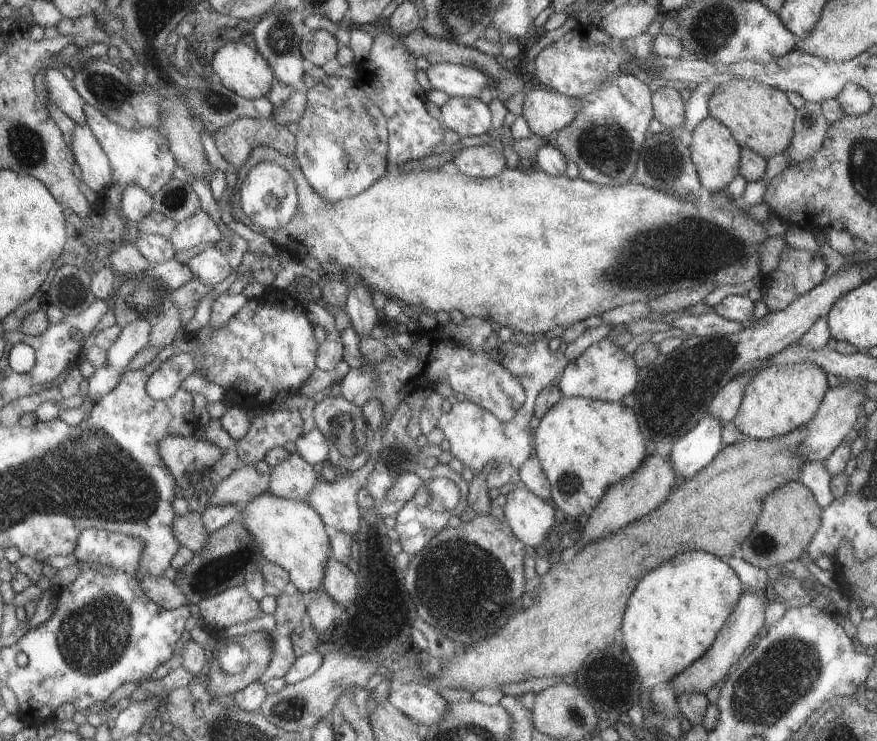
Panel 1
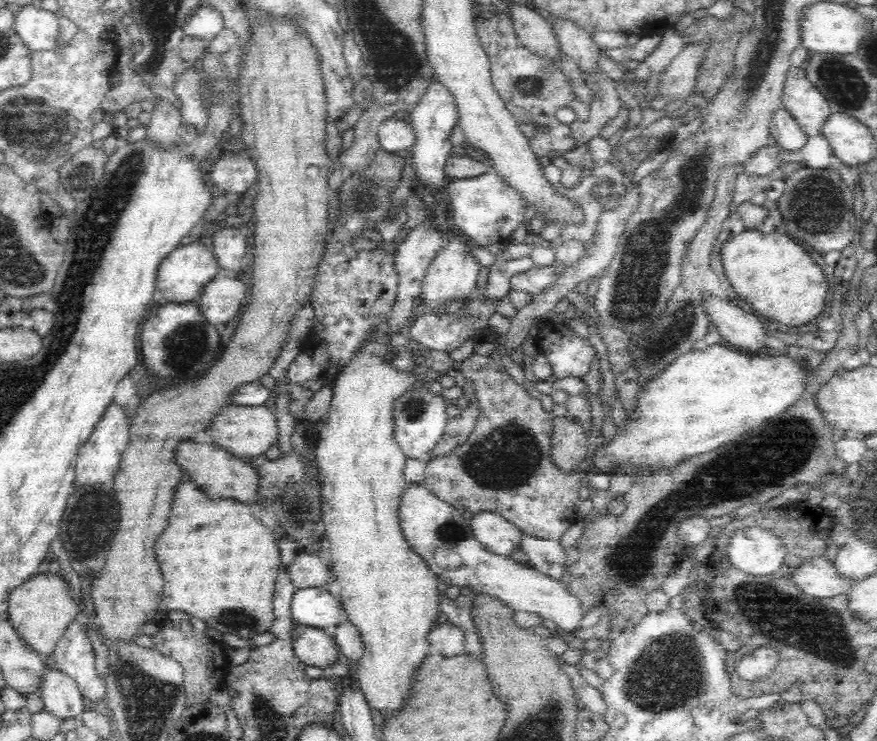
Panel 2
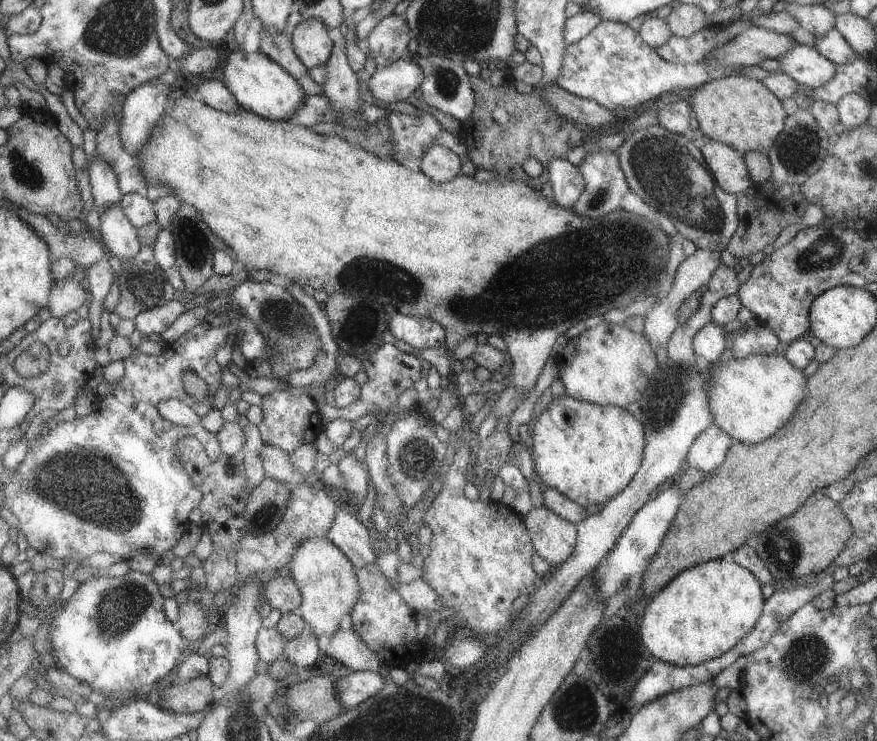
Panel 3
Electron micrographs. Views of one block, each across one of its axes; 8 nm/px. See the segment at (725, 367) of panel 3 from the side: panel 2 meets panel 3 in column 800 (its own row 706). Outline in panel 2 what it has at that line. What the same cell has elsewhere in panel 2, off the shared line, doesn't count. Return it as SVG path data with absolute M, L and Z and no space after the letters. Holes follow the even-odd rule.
M376 330L372 342L360 349L334 379L332 406L313 428L323 502L326 559L340 583L344 612L363 640L363 655L357 663L358 686L369 706L380 710L383 716L394 714L404 706L412 676L428 650L426 636L433 628L432 622L441 617L438 579L424 559L411 550L398 518L400 498L409 485L403 475L408 458L394 439L393 403L404 390L417 384L418 376L394 369L390 363L384 362L388 345L387 334Z

